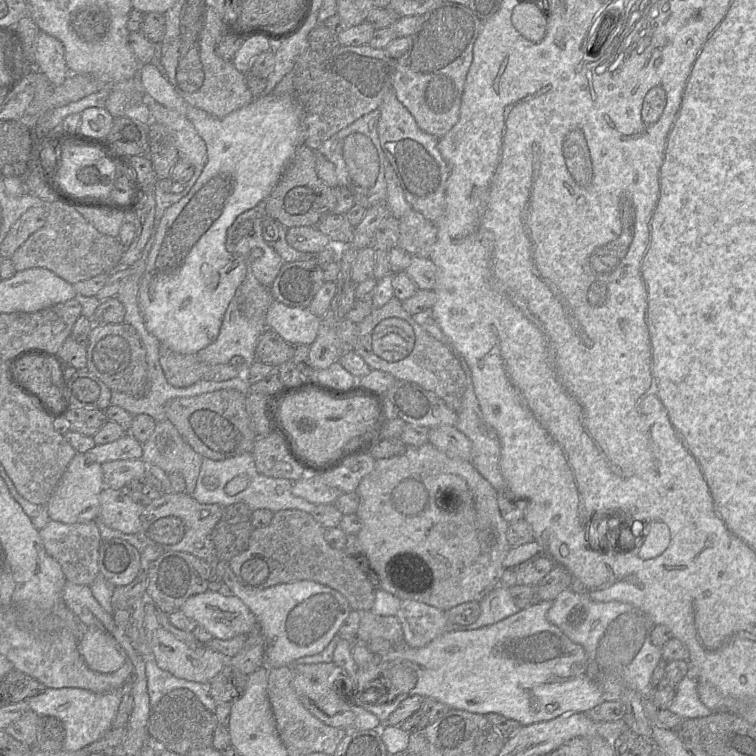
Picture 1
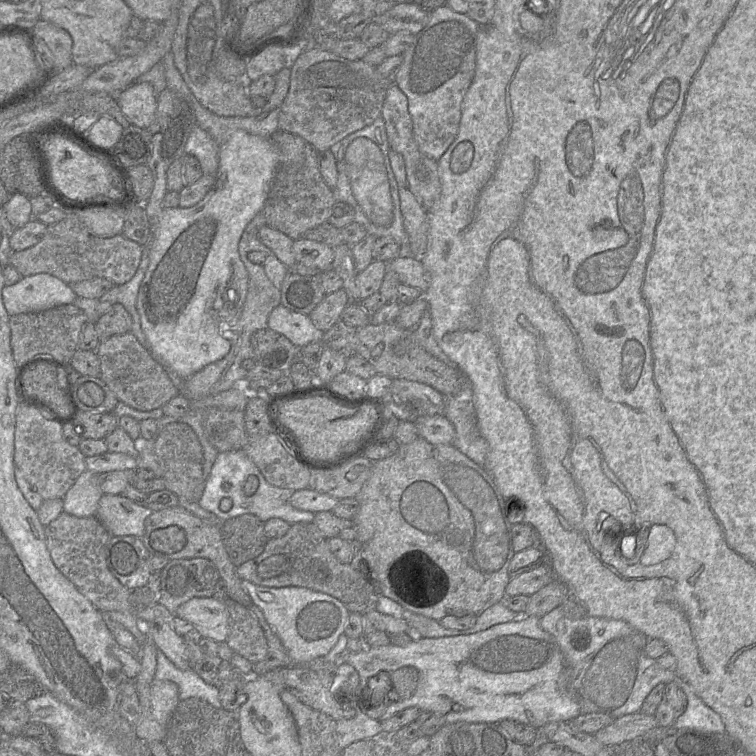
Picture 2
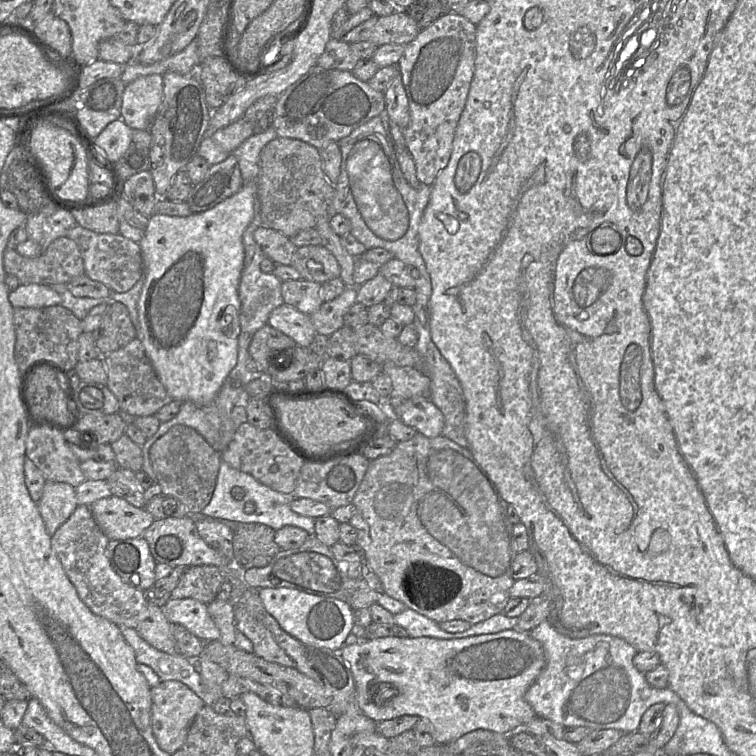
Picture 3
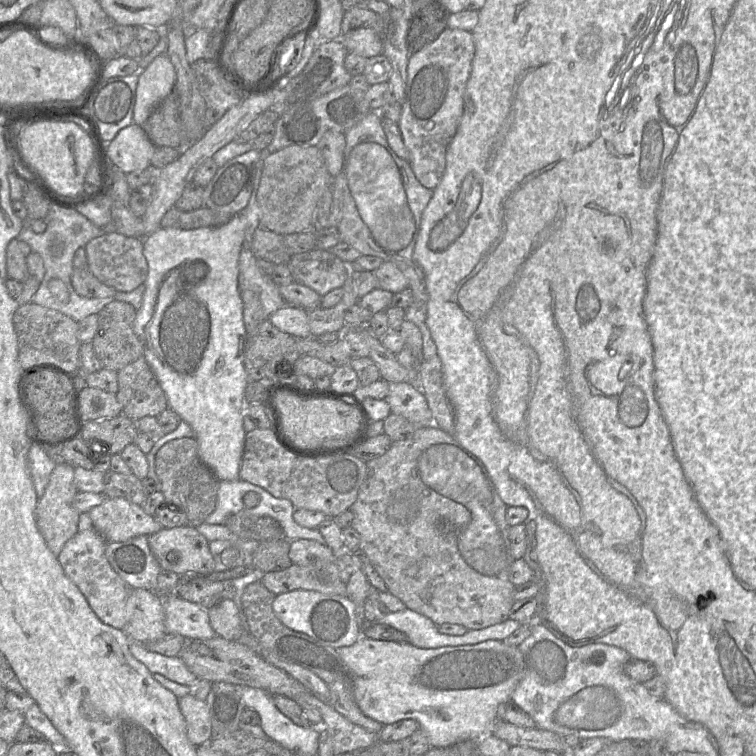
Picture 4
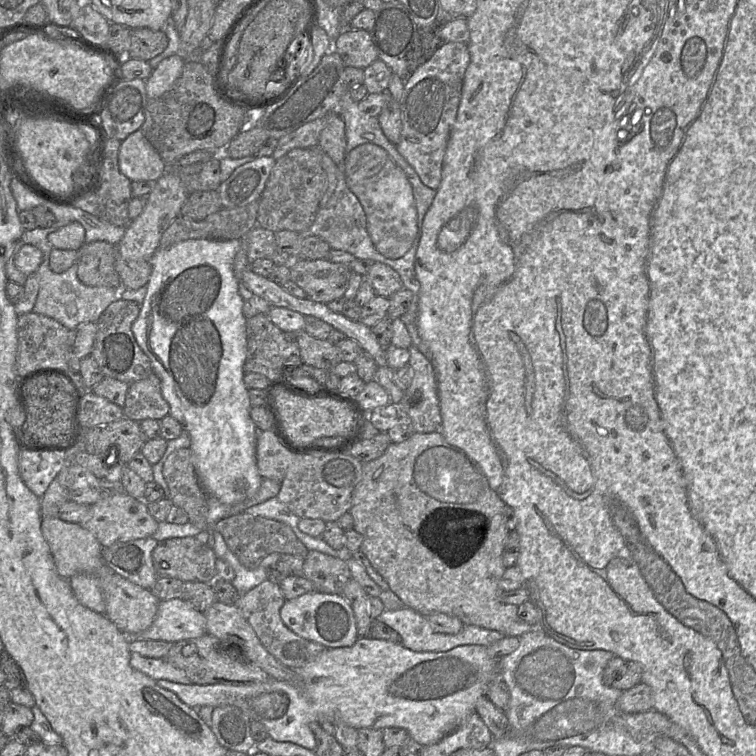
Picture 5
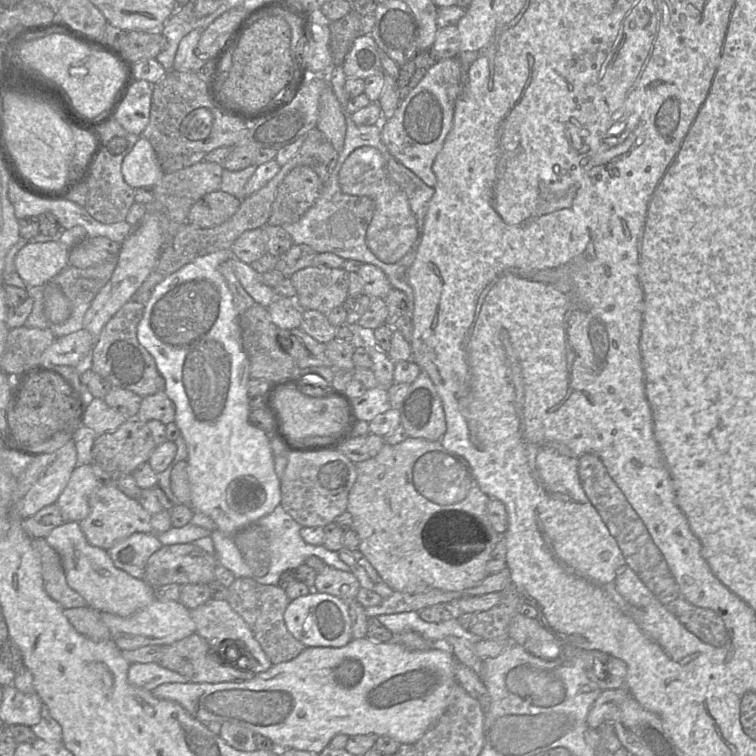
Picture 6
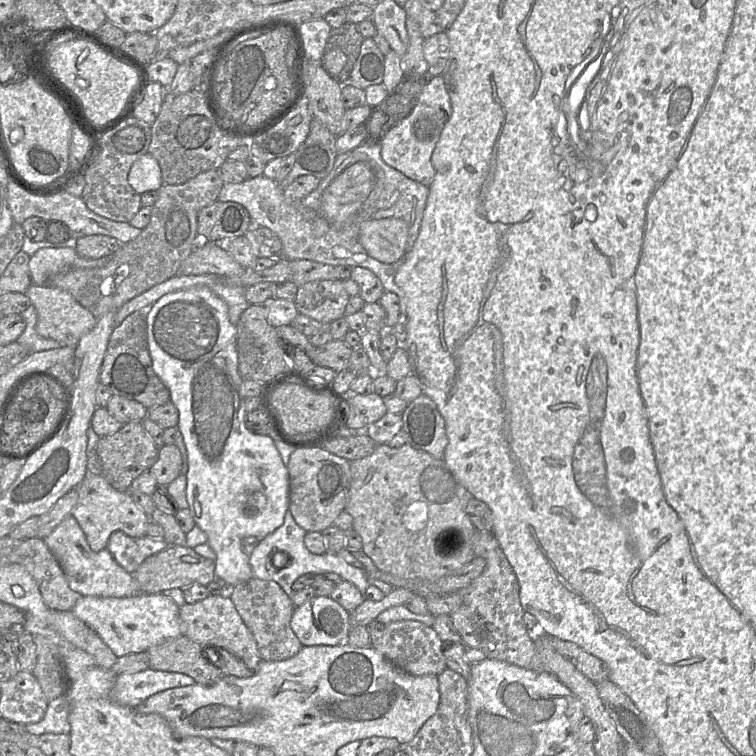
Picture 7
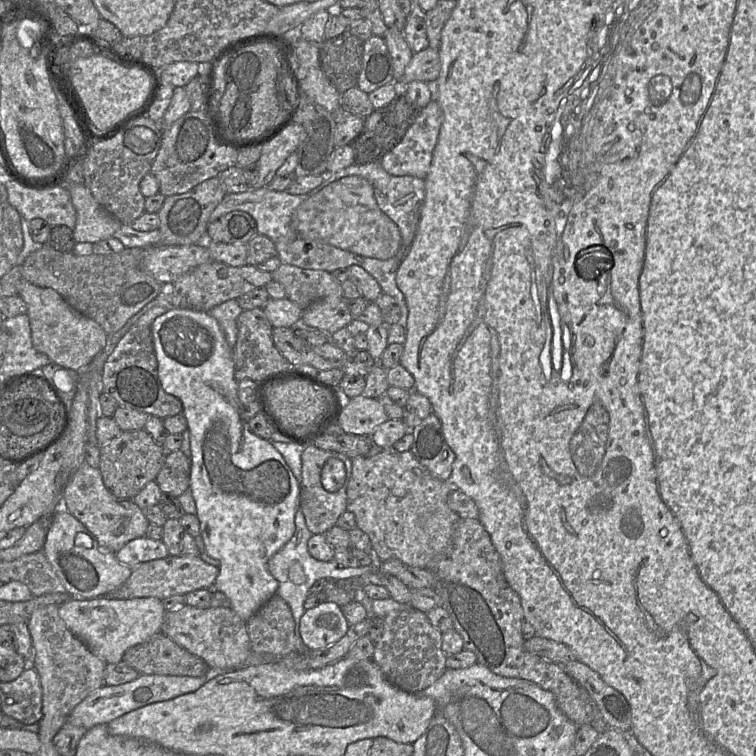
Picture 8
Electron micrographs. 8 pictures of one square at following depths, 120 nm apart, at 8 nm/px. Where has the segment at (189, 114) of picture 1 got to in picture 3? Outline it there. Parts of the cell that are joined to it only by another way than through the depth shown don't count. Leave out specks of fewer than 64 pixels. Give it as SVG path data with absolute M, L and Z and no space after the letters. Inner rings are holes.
M257 181L244 182L236 194L204 212L193 212L185 217L154 213L149 217L144 236L139 241L146 281L138 301L140 329L136 331L137 338L173 400L190 401L198 406L209 405L237 363L241 331L239 284L244 268L243 235L254 217L257 197Z

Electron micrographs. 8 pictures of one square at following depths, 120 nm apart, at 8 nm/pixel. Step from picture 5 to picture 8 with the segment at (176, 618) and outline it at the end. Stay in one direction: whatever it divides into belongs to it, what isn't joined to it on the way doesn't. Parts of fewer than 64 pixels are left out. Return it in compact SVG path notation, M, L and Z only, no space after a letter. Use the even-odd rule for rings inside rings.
M98 597L67 601L59 606L58 612L67 628L83 641L94 655L109 664L122 661L129 648L161 632L167 611L163 601L156 597L132 599Z

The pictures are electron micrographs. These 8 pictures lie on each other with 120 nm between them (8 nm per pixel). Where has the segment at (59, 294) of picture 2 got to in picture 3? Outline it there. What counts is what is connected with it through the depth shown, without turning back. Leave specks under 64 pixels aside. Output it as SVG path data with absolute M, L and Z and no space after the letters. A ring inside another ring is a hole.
M20 284L10 291L9 301L16 308L43 308L61 304L61 296L52 286L44 284Z

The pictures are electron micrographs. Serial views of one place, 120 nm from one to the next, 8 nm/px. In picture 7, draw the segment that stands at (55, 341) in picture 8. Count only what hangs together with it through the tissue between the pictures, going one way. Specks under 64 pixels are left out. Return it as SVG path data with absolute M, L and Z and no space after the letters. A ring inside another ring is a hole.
M32 284L26 295L37 310L37 333L45 338L58 341L61 346L77 347L80 339L97 324L98 319L61 288Z

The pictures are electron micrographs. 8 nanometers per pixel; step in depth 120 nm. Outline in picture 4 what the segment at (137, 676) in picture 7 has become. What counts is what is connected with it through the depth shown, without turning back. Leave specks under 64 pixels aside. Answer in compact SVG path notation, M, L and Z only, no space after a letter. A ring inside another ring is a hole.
M130 640L132 655L153 674L157 673L178 684L191 686L197 677L178 656L168 657L150 651L144 644Z

